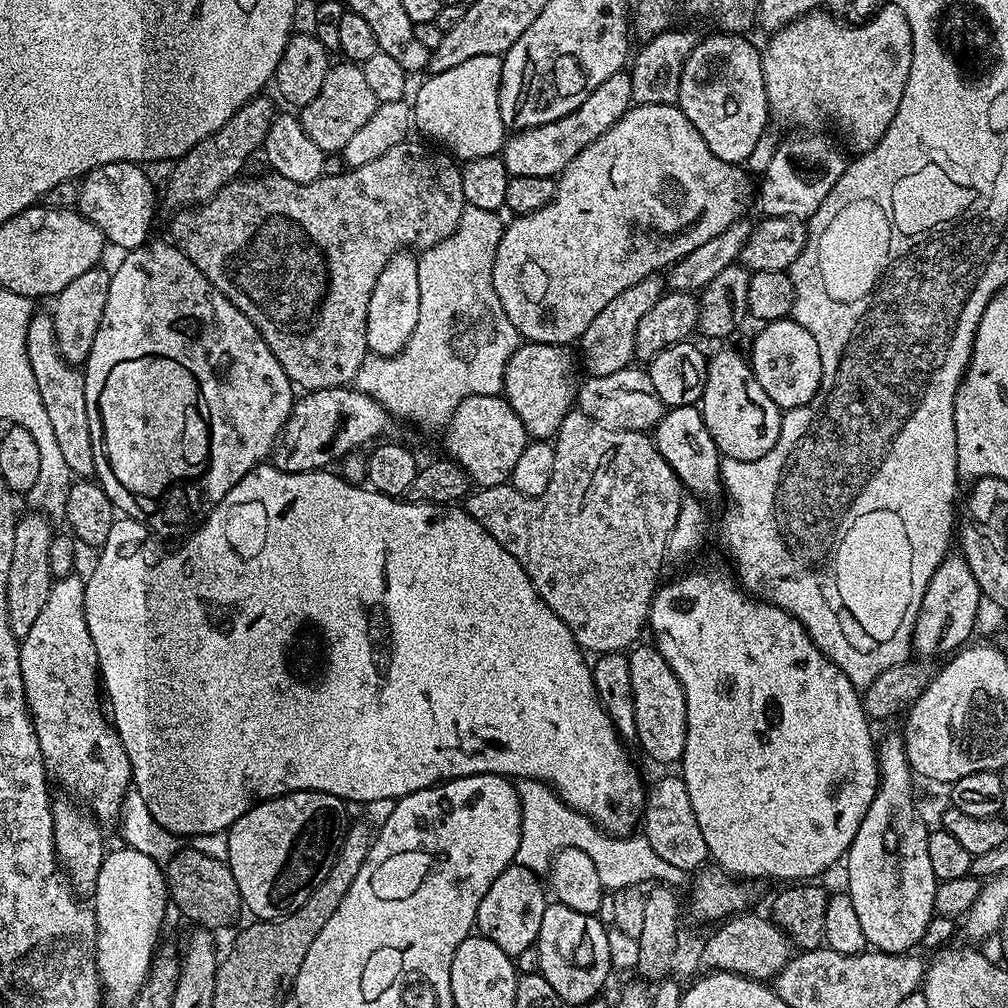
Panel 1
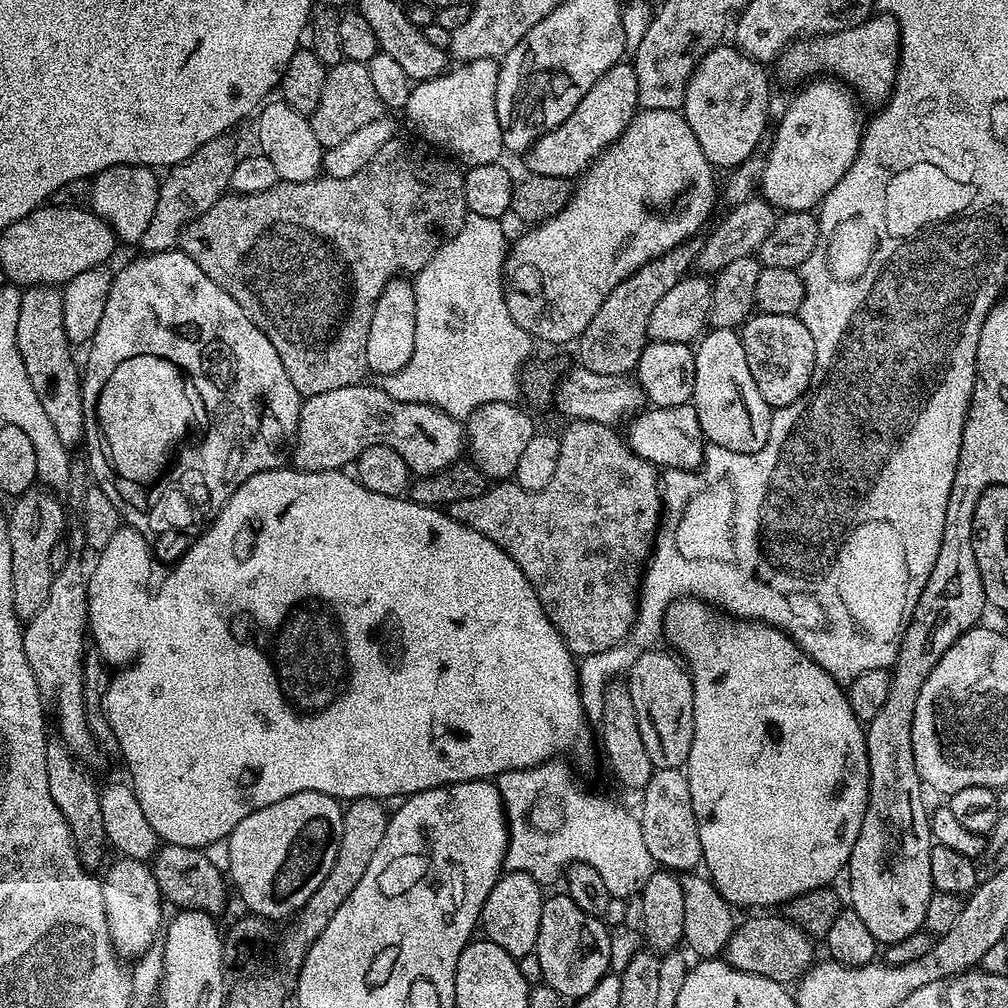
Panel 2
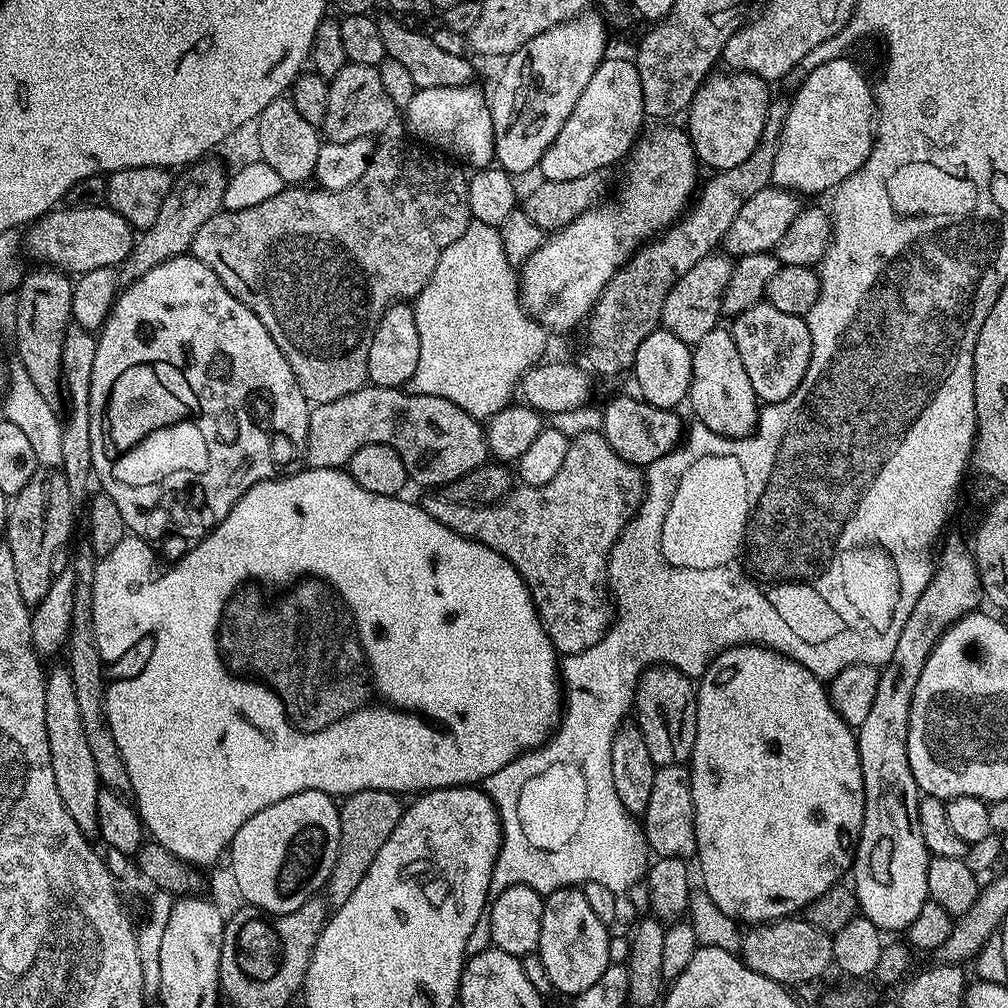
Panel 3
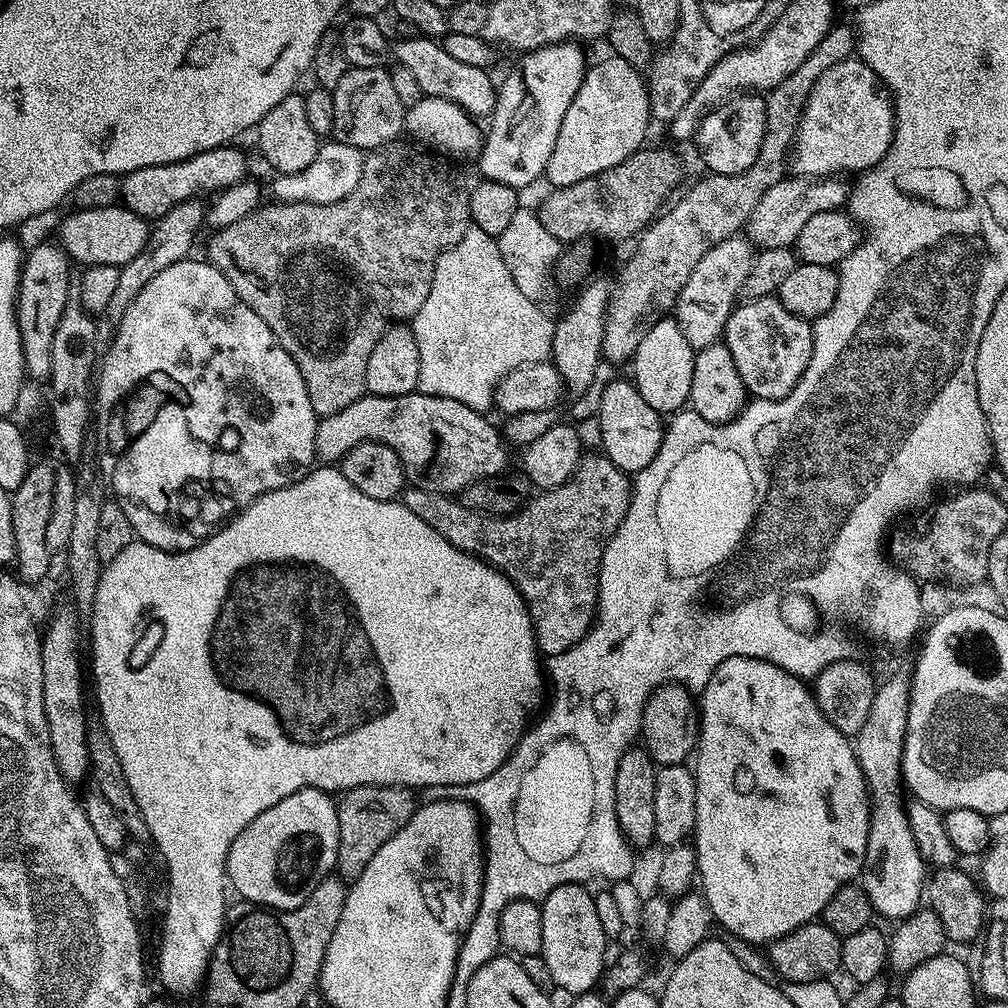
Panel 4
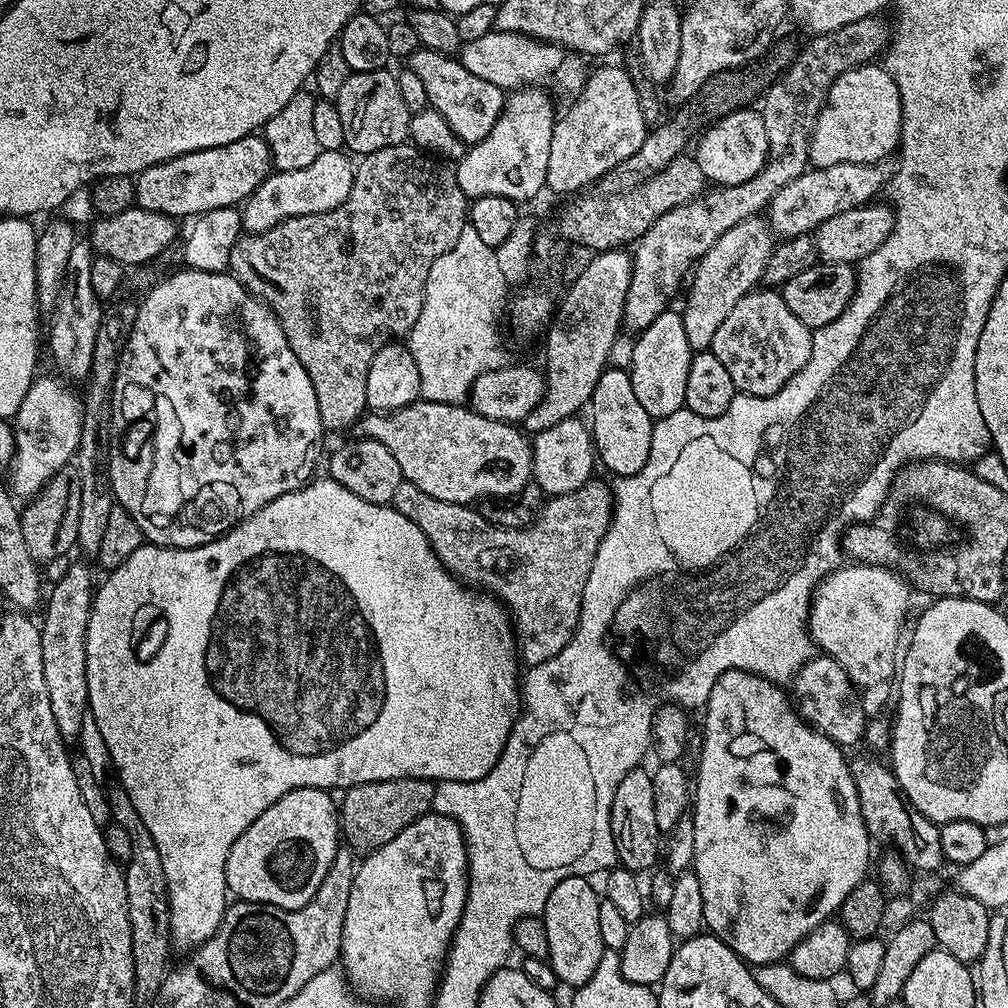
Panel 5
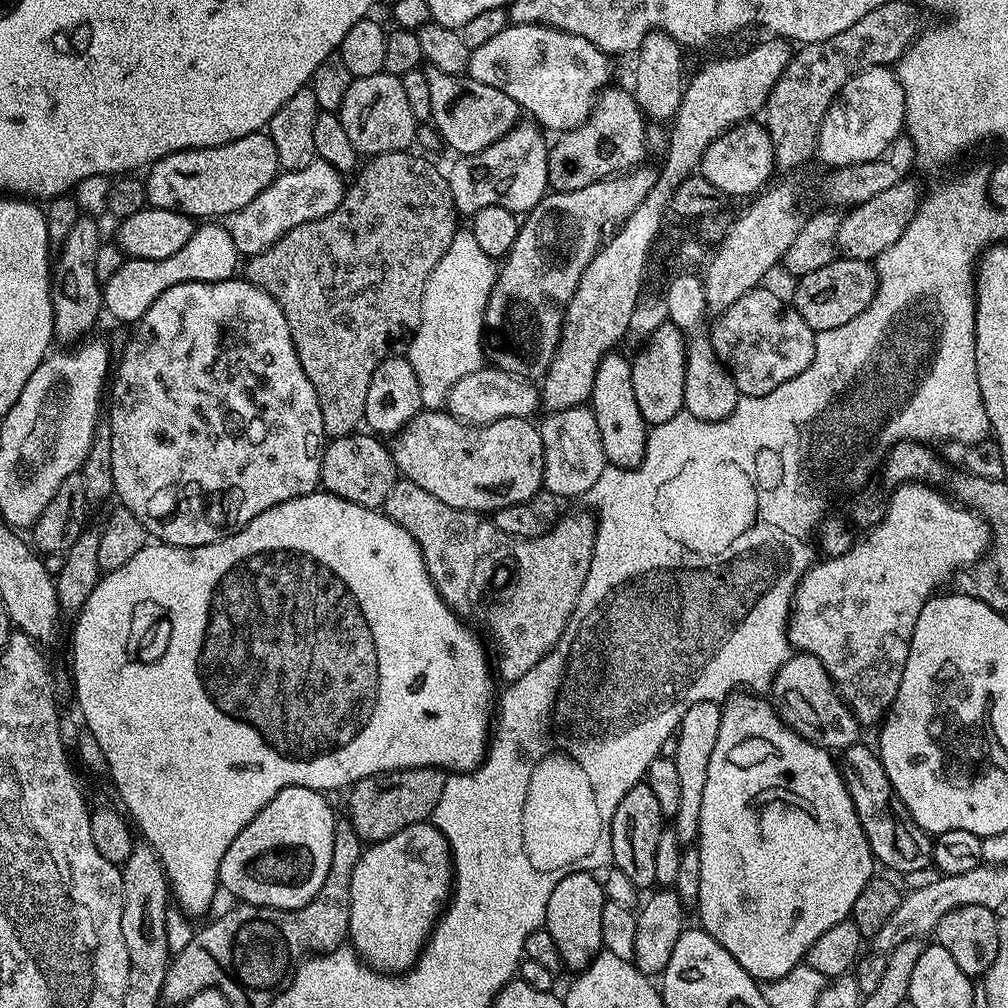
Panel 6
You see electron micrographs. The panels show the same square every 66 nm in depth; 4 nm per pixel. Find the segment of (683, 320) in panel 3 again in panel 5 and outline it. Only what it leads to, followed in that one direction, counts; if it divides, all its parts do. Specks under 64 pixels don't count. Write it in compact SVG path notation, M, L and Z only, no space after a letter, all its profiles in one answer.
M759 215L752 216L748 220L740 221L736 226L722 234L721 238L706 251L700 260L695 262L694 271L690 276L690 283L687 285L688 297L684 300L682 315L684 319L684 328L686 339L693 353L702 352L711 349L714 342L714 334L718 331L718 326L729 317L730 310L734 309L738 300L742 299L749 292L753 291L763 281L766 262L770 258L774 247L774 233L768 227L767 219Z

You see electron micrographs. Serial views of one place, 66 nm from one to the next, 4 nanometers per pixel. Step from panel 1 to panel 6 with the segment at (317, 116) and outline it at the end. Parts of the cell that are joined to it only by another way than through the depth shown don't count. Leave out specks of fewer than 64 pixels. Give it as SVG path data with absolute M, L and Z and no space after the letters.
M388 72L352 79L338 115L342 130L346 130L346 138L350 138L357 153L364 155L365 152L365 157L381 156L387 152L407 152L417 143L418 121L414 118L414 110L410 110L406 90L402 90L400 77L391 76Z

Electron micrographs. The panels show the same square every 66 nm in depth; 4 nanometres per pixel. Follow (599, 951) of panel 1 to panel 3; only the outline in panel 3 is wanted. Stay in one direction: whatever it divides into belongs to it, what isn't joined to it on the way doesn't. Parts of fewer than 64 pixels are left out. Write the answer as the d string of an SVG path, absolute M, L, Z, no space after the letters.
M579 887L559 888L544 896L538 954L557 993L565 992L568 998L576 997L601 978L602 972L610 965L608 932L598 914L590 910L590 902L586 902L586 894Z

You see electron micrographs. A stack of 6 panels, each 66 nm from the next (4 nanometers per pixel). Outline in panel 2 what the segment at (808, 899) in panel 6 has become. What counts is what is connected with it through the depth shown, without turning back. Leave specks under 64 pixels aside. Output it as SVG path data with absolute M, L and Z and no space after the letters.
M699 598L675 600L665 610L663 639L669 640L673 644L671 647L690 665L694 686L694 742L690 746L690 758L686 765L690 782L690 802L694 802L698 838L702 838L702 864L705 869L708 867L707 875L720 892L721 898L737 909L772 910L775 909L772 908L775 904L787 905L795 896L831 885L832 879L847 869L848 859L854 850L854 842L858 842L862 818L868 805L868 755L864 741L866 728L854 714L848 701L848 693L842 687L841 681L822 670L822 666L818 666L814 658L807 656L782 629L762 624L758 620L742 620L718 614L715 607Z

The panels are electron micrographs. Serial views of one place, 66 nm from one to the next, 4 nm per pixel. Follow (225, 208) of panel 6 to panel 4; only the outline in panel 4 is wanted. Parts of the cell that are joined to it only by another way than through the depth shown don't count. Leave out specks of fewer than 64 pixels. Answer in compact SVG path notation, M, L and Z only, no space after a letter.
M225 146L173 164L146 166L142 170L123 173L120 182L120 199L123 207L146 221L155 222L174 206L199 197L201 195L199 192L219 194L224 189L240 183L248 175L247 158L236 149L236 146Z

